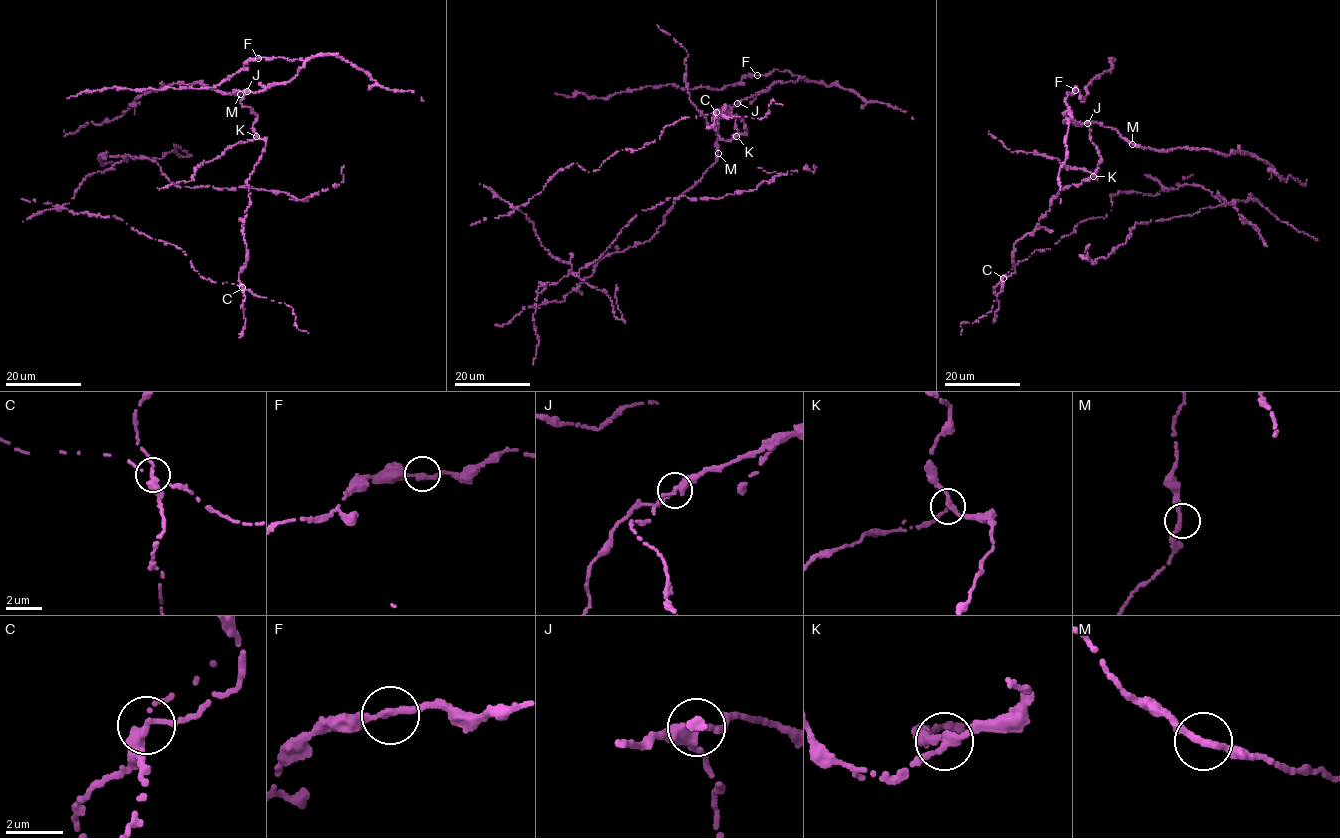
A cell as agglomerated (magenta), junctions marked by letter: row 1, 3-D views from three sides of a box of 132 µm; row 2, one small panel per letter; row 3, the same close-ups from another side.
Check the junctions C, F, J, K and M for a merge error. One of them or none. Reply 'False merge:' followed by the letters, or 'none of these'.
False merge: C

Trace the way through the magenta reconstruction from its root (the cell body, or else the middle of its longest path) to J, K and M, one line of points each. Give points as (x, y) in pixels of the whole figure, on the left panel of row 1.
J: (206, 278), (242, 285), (247, 181), (266, 141), (252, 126), (256, 114), (240, 103), (247, 91)
K: (206, 278), (242, 285), (238, 274), (248, 253), (242, 232), (250, 201), (247, 181), (266, 141), (256, 136)
M: (206, 278), (242, 285), (247, 181), (266, 141), (240, 103), (248, 93), (233, 90), (240, 94)

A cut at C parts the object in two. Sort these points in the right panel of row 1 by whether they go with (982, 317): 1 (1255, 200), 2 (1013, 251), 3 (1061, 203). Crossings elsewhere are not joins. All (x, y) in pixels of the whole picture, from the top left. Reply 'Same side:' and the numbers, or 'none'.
Same side: 1

